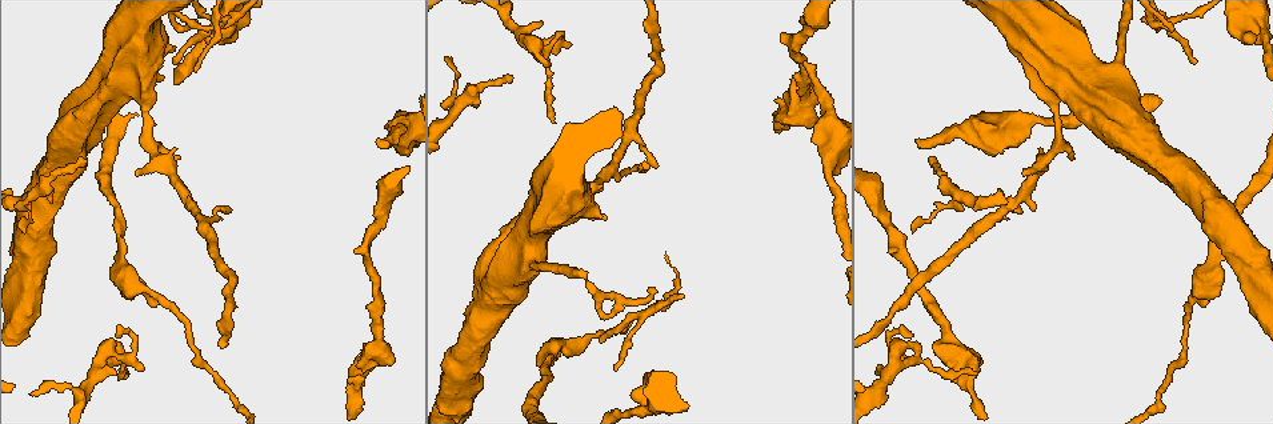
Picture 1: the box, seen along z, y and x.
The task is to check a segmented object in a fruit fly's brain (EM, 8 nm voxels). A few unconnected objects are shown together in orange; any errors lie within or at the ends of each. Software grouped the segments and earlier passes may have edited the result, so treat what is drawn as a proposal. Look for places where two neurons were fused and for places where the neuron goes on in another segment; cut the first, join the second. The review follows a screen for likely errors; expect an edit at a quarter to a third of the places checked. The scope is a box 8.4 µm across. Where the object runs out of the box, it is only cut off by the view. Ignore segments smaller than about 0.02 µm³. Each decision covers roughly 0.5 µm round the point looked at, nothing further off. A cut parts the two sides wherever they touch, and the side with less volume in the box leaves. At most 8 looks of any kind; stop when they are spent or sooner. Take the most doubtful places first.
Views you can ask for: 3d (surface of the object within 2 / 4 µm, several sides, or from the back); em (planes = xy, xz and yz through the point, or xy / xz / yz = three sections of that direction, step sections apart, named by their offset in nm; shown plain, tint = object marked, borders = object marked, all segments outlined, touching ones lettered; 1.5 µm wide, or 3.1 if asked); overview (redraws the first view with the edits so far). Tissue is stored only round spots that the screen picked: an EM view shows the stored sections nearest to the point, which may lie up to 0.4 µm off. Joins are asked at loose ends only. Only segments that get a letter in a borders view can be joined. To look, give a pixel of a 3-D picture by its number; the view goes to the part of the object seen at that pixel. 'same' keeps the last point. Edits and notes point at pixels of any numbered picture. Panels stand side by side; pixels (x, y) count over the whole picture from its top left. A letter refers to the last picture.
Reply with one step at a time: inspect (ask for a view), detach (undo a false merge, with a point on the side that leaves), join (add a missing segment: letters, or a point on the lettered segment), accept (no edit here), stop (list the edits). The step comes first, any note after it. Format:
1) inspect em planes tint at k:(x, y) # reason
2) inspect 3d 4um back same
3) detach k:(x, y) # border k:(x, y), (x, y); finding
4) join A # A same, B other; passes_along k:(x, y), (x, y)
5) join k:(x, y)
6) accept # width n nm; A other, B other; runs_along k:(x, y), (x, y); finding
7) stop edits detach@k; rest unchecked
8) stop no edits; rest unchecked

inspect em planes borders at 1:(920, 140) # free end

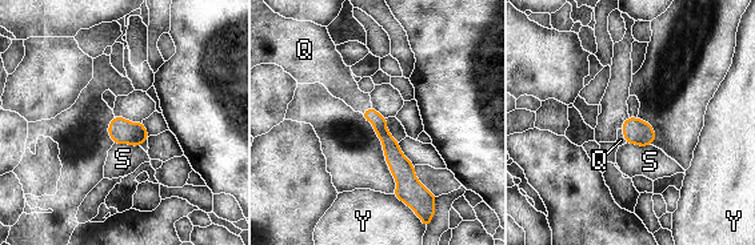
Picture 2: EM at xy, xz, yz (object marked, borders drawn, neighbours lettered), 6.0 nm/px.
join Q # Q same, S other, Y other; it goes on there

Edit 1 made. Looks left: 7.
inspect overview

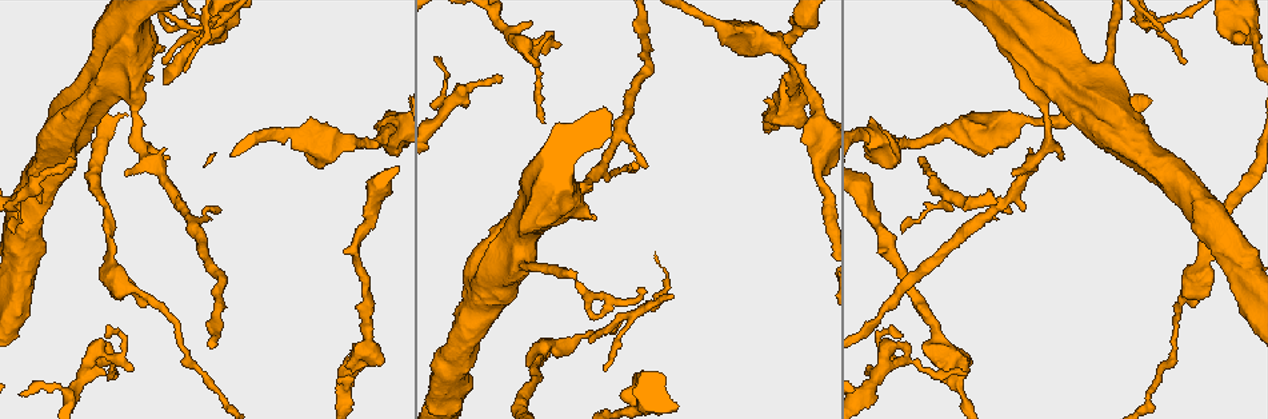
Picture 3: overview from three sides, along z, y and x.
inspect em planes tint at 3:(527, 43) # calibre changes

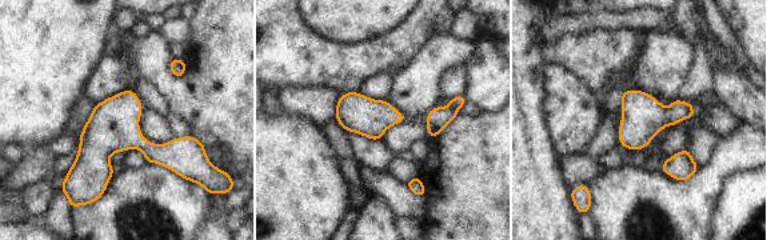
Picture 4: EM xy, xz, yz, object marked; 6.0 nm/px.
inspect em planes borders same

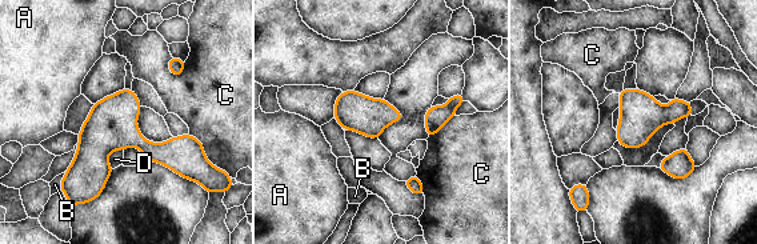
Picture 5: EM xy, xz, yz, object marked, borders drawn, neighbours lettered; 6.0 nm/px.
accept # A other, B other, C other, D other; border 5:(123, 148), (109, 155), (112, 168); continuous, no second neuron

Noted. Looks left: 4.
inspect 3d 4um at 3:(442, 58) # free end

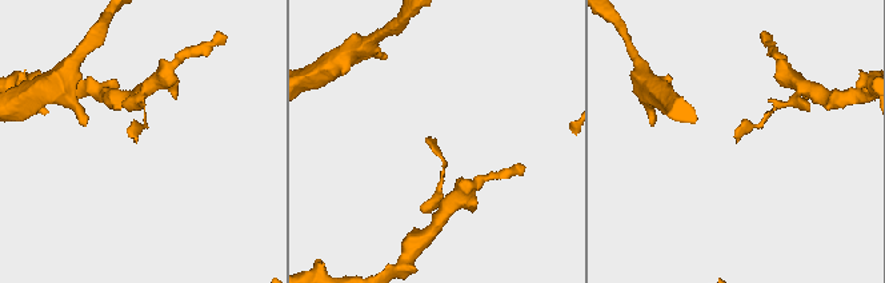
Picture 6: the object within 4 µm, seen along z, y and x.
inspect em planes borders at 6:(136, 139) # need the tissue

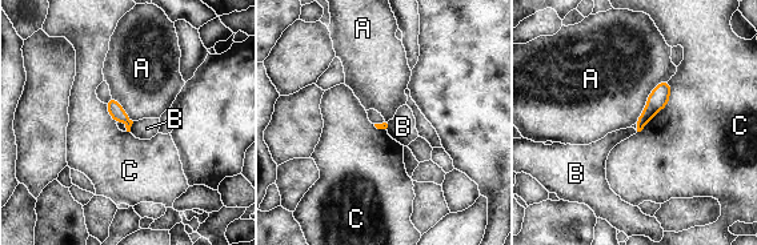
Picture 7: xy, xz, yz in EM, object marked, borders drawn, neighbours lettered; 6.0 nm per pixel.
accept # A other, B other, C other; border 7:(133, 121), (129, 131); no lettered segment goes on from it

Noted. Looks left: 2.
stop edits join@2; rest unchecked

